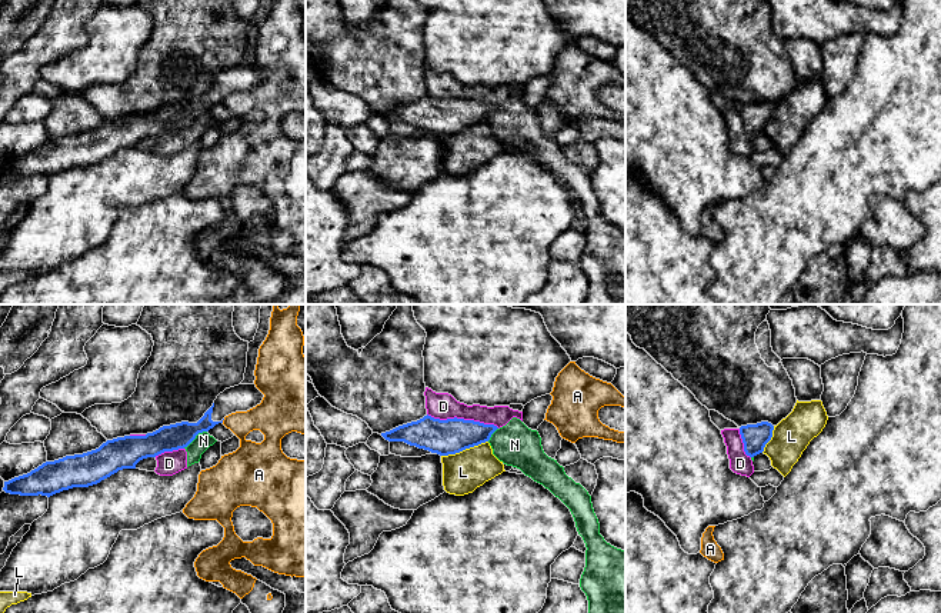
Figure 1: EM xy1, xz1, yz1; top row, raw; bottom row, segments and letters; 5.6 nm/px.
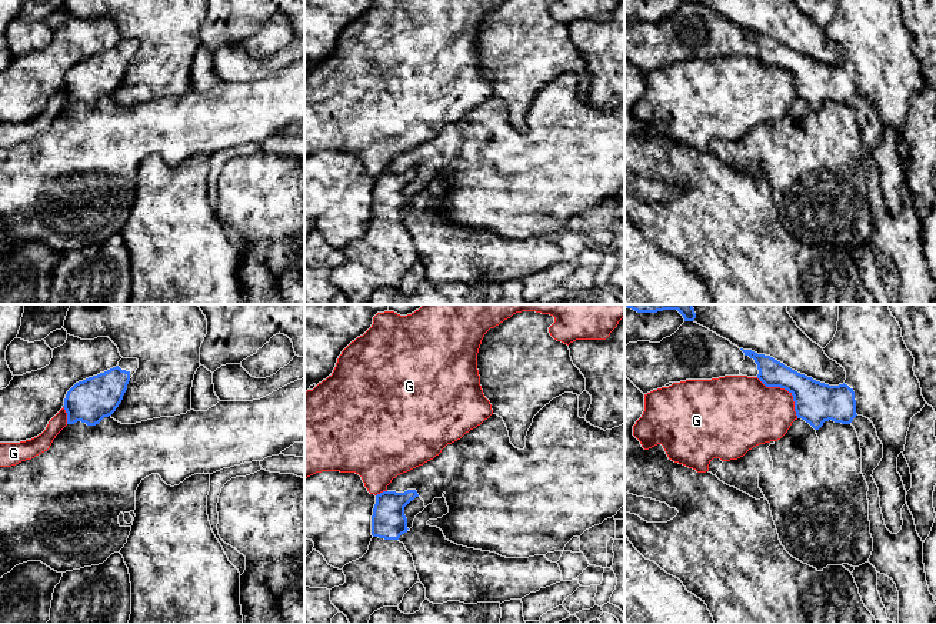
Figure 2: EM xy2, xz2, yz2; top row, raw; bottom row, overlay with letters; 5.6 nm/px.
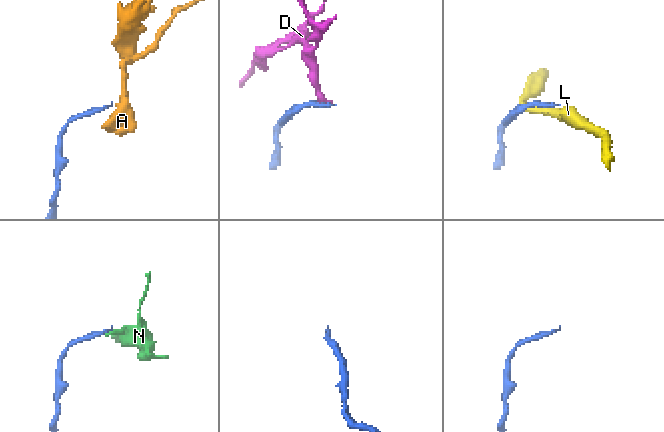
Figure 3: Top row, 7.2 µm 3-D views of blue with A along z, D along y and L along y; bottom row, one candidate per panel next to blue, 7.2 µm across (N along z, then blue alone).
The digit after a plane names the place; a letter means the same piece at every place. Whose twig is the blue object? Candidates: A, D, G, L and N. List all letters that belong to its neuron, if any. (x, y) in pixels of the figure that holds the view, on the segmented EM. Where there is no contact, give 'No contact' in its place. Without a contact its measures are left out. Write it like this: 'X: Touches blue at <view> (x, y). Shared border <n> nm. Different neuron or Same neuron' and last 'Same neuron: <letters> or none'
A: Touches blue at xy1 (223, 419). Shared border 30 nm. Different neuron
D: Touches blue at xz1 (463, 419). Shared border 420 nm. Different neuron
G: Touches blue at yz2 (785, 389). Shared border 340 nm. Different neuron
L: Touches blue at xz1 (464, 449). Shared border 280 nm. Different neuron
N: Touches blue at xy1 (194, 437). Shared border 170 nm. Different neuron
Same neuron: none

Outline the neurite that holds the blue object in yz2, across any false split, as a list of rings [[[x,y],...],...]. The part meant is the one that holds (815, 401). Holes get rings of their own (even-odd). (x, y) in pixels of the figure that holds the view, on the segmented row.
[[[839,304],[837,331],[823,348],[825,354],[846,371],[846,380],[839,386],[816,381],[770,356],[740,350],[755,360],[757,378],[766,387],[780,387],[793,396],[797,418],[805,420],[815,430],[829,420],[850,424],[856,416],[873,423],[883,444],[883,458],[872,477],[879,488],[885,525],[892,534],[897,534],[903,525],[902,508],[906,504],[906,490],[897,473],[897,457],[905,451],[912,417],[922,411],[926,401],[913,371],[915,358],[903,341],[902,328],[892,316],[889,304]]]

